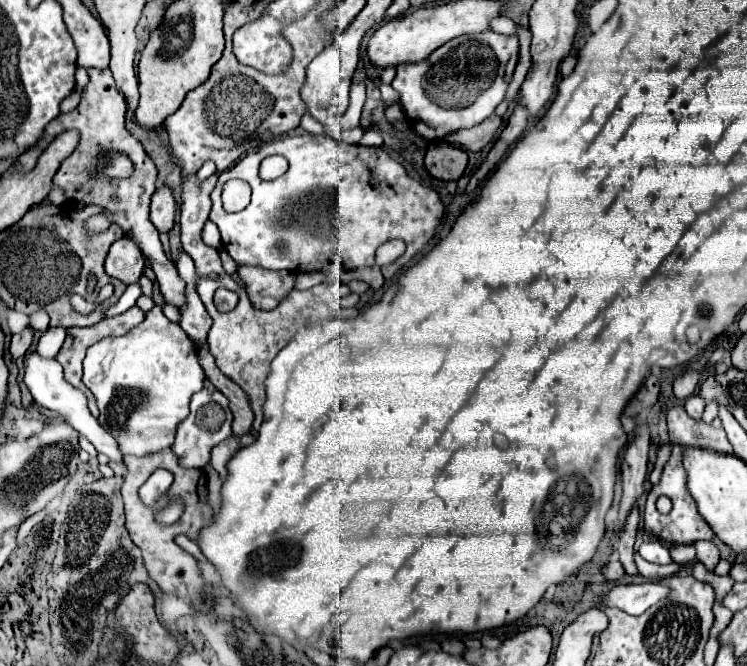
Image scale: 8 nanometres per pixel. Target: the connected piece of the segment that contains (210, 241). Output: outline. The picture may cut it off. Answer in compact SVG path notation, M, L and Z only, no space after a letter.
M206 221L204 229L202 229L202 241L204 241L208 247L214 247L214 249L220 249L220 247L222 247L220 231L218 231L218 227L216 227L212 221Z

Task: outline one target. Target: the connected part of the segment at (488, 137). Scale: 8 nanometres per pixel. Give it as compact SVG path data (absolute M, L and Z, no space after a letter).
M490 115L482 125L476 125L472 129L462 129L446 137L448 143L460 145L466 151L482 151L496 135L498 127L502 125L502 117Z

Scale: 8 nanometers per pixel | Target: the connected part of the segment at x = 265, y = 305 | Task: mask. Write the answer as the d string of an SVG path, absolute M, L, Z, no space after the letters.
M240 265L238 275L256 309L274 309L294 289L294 273Z

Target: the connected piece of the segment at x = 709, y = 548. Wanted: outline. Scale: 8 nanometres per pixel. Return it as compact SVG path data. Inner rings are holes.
M696 541L694 547L696 547L696 557L698 557L698 561L702 561L702 563L706 565L706 569L708 569L710 573L714 573L714 567L716 567L716 563L718 563L718 559L720 559L720 553L718 553L716 545L712 545L710 541Z

